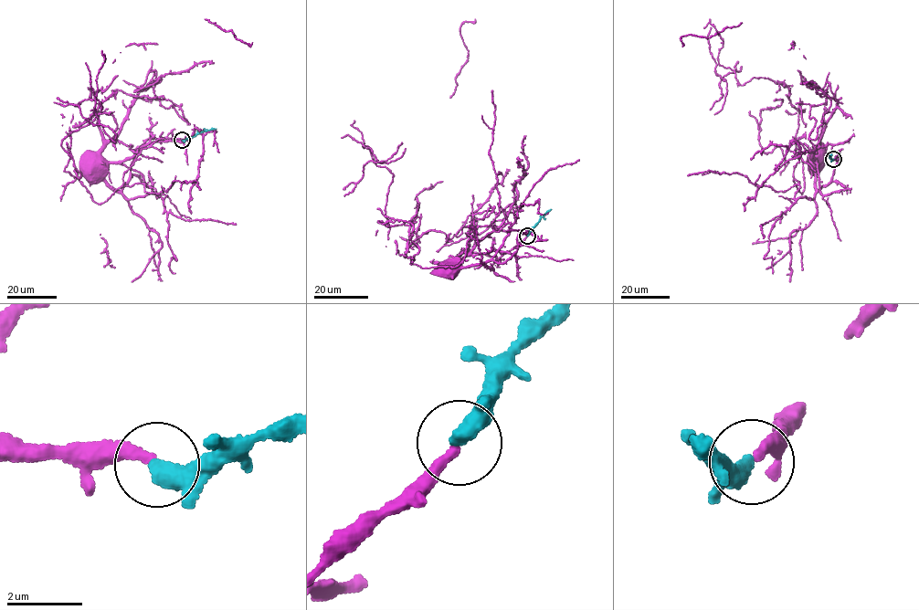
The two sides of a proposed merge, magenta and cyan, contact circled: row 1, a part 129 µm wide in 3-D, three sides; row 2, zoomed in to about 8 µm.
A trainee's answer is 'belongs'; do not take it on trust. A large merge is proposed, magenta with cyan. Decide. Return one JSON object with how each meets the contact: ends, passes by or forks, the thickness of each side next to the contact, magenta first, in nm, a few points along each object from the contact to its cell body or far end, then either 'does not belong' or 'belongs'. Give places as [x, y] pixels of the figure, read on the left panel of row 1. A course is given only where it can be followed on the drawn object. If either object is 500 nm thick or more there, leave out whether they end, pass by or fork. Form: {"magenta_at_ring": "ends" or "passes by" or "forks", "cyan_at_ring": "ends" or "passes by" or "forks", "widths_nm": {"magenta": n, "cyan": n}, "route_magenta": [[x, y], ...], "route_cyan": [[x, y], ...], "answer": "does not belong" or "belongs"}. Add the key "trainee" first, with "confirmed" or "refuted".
{"trainee": "confirmed", "magenta_at_ring": "ends", "cyan_at_ring": "ends", "widths_nm": {"magenta": 280, "cyan": 480}, "route_magenta": [[182, 140], [146, 140], [135, 152], [130, 175], [121, 190], [114, 189], [103, 180], [87, 175]], "route_cyan": [[182, 140], [216, 128]], "answer": "belongs"}

